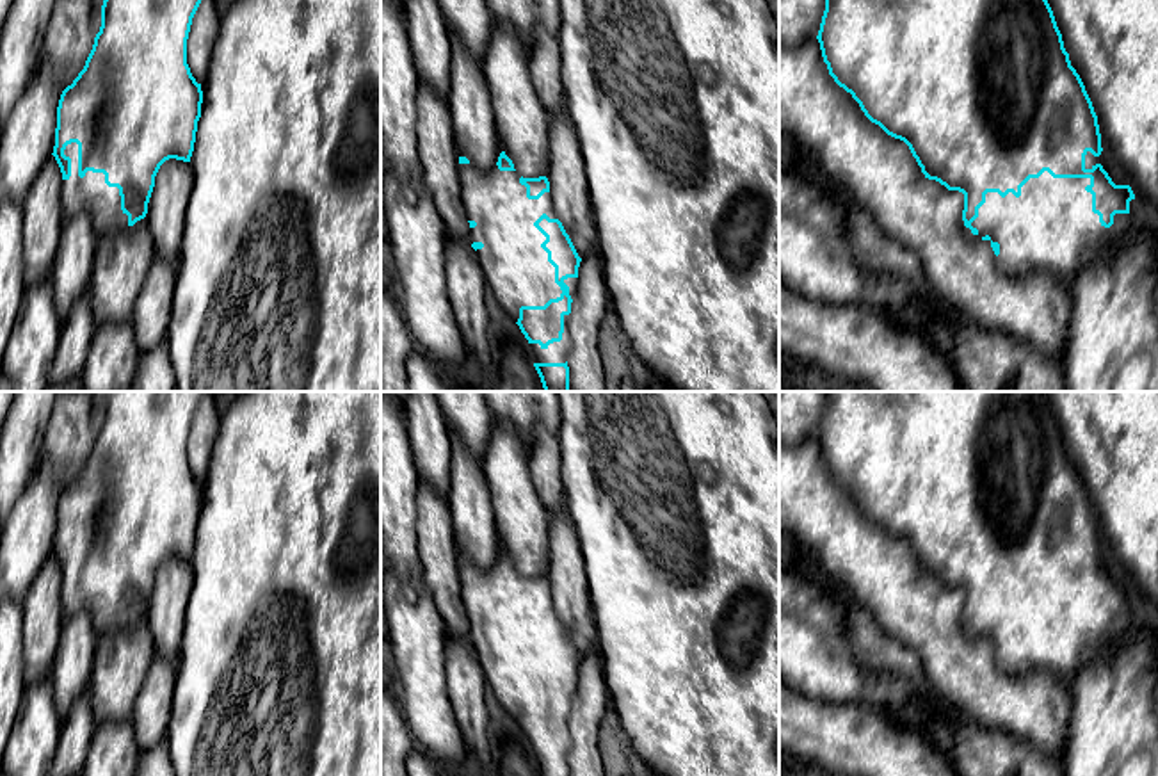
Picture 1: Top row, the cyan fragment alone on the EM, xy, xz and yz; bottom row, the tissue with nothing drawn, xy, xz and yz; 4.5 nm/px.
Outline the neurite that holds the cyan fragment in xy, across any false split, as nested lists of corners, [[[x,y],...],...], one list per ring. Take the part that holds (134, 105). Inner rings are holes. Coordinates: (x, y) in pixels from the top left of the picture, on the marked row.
[[[103,0],[101,5],[101,27],[94,37],[92,50],[85,61],[84,69],[68,85],[59,100],[57,107],[57,128],[55,128],[55,146],[53,157],[62,173],[62,217],[69,219],[80,212],[87,212],[92,219],[96,231],[114,231],[116,228],[133,226],[137,221],[144,219],[148,214],[148,203],[155,187],[155,176],[160,166],[169,160],[190,162],[197,121],[201,117],[203,91],[201,84],[190,73],[187,64],[187,39],[192,25],[192,18],[199,7],[201,0]]]

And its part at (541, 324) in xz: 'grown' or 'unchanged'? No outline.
grown

